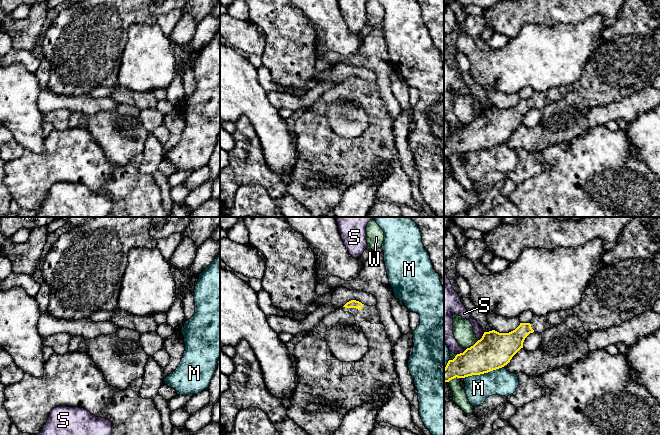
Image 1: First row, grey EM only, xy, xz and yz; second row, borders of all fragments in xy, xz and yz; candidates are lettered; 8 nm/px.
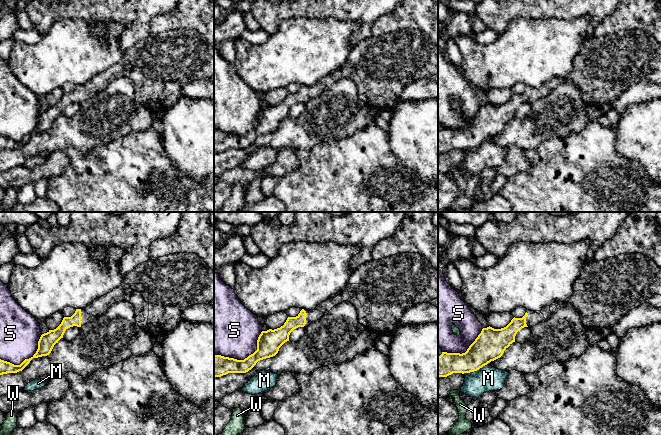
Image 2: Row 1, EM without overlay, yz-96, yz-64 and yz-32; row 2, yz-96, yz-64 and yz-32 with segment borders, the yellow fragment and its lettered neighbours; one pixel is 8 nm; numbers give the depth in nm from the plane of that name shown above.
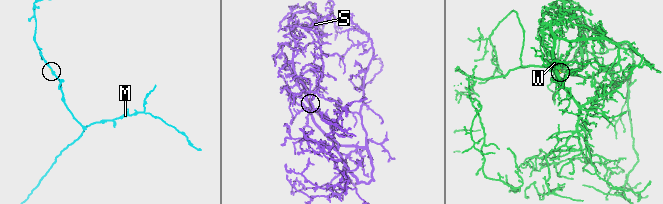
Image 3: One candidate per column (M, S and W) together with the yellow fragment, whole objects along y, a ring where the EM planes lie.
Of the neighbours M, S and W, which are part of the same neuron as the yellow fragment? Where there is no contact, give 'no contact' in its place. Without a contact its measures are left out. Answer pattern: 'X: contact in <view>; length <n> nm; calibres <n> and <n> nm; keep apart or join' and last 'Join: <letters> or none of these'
M: contact in yz; length 340 nm; calibres 300 and 220 nm; keep apart
S: contact in yz; length 100 nm; calibres 300 and 90 nm; keep apart
W: contact in yz; length 120 nm; calibres 300 and 160 nm; keep apart
Join: none of these

